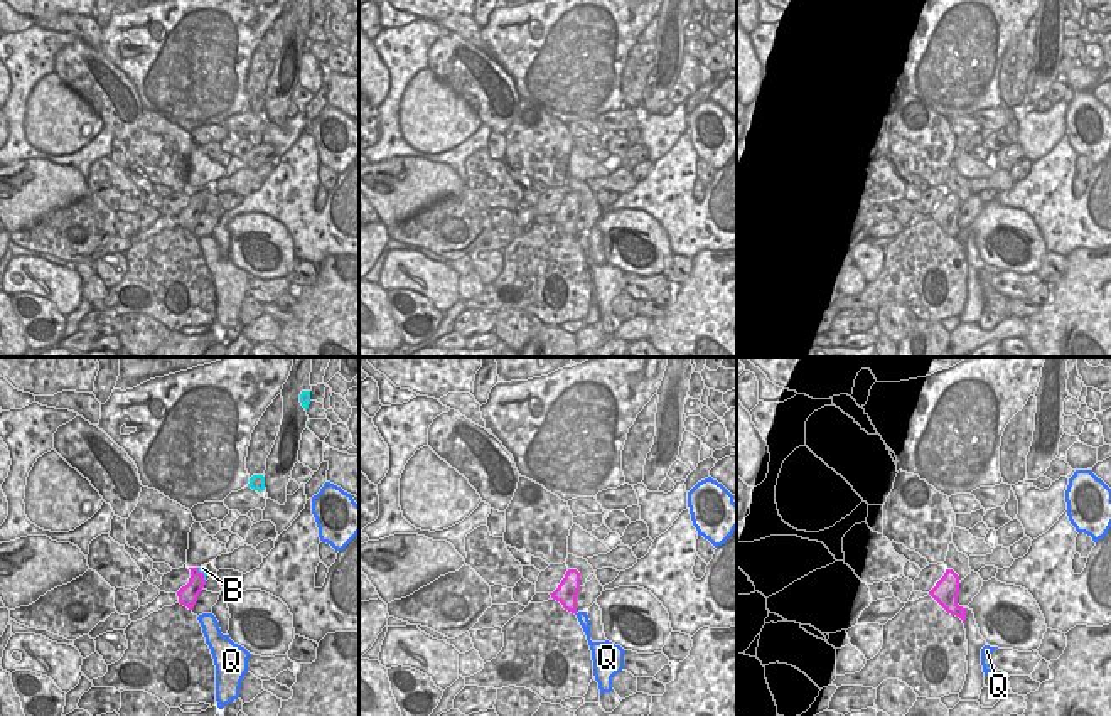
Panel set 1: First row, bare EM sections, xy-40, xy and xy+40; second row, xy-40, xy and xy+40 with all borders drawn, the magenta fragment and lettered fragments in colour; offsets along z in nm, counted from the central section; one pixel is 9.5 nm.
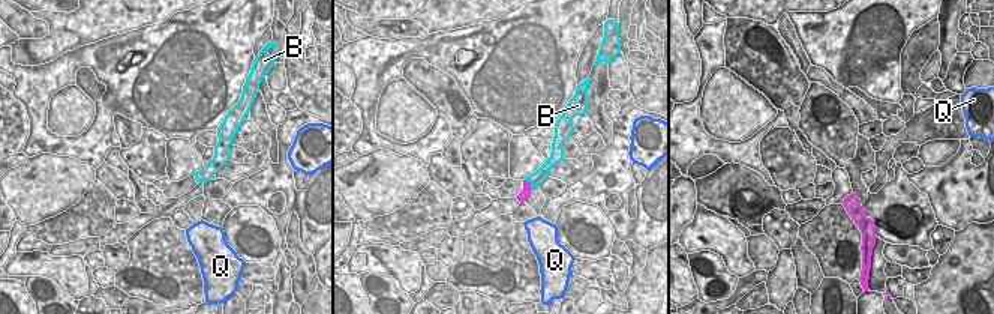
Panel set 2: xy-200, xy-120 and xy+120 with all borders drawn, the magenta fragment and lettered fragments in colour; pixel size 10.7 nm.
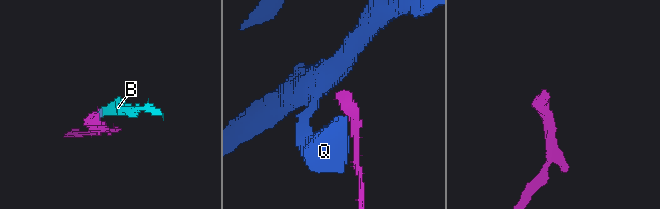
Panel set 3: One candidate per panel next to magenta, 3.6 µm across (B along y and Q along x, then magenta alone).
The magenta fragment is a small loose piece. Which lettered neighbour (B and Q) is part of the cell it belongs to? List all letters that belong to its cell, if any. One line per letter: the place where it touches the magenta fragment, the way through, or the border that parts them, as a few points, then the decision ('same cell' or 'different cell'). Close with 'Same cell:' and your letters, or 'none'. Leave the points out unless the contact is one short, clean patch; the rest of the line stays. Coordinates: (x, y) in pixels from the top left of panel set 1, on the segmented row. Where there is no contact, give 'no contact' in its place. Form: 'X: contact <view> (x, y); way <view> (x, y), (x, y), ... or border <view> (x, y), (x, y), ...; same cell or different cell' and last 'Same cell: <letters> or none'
B: contact xy-40 (203, 575); border xy-40 (198, 568), (204, 580); different cell
Q: no contact; different cell
Same cell: none

